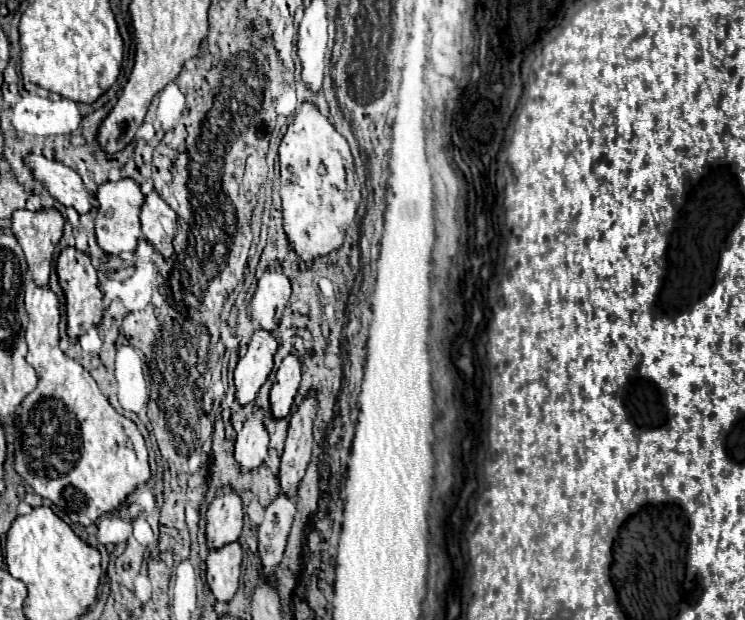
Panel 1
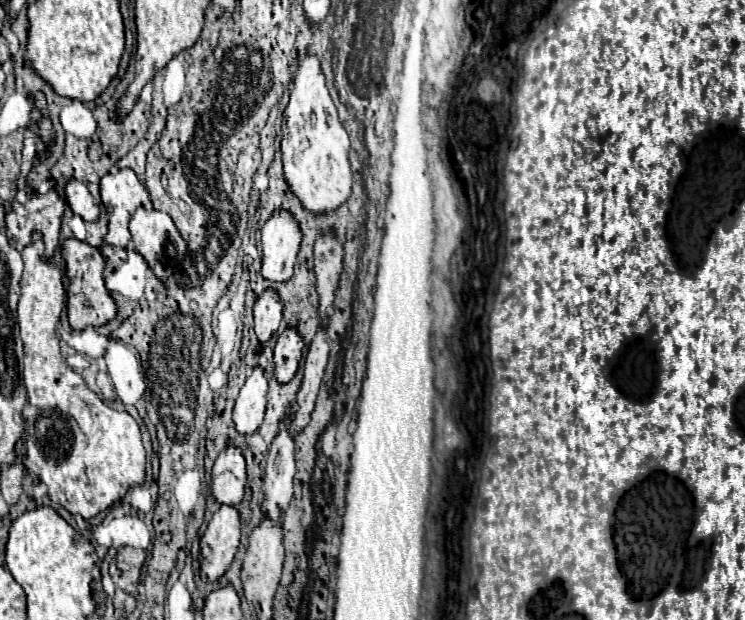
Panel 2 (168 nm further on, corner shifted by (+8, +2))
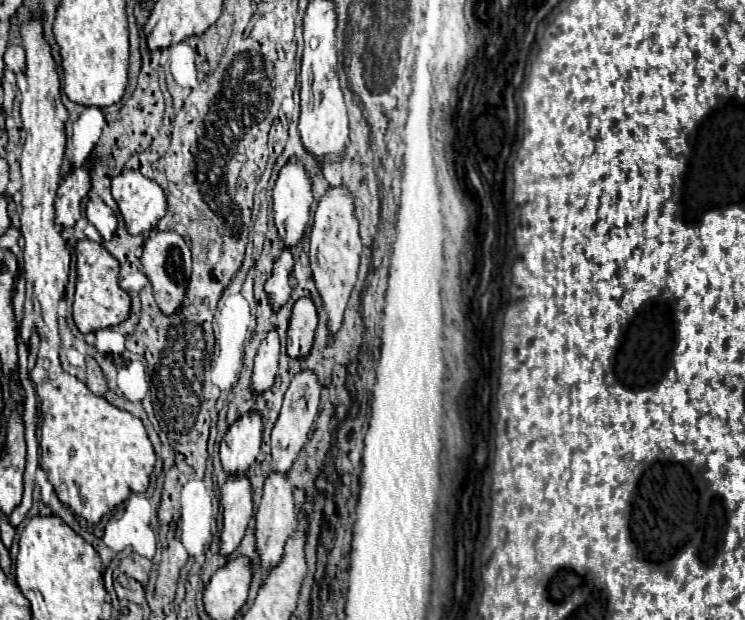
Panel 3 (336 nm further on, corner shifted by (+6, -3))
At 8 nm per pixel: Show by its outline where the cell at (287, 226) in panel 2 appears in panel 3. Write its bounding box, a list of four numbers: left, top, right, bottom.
[272,159,312,249]

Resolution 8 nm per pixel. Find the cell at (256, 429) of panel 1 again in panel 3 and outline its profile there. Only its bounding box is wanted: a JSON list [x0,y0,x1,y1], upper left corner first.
[252,331,280,395]

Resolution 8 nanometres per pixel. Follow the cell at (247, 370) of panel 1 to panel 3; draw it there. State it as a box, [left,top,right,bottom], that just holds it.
[264,251,294,311]

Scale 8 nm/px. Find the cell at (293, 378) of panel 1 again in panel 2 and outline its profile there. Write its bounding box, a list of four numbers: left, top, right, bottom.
[274,328,304,382]

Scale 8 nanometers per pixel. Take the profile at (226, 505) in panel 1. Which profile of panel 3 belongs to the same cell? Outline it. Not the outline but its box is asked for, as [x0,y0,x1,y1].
[220,413,262,477]

